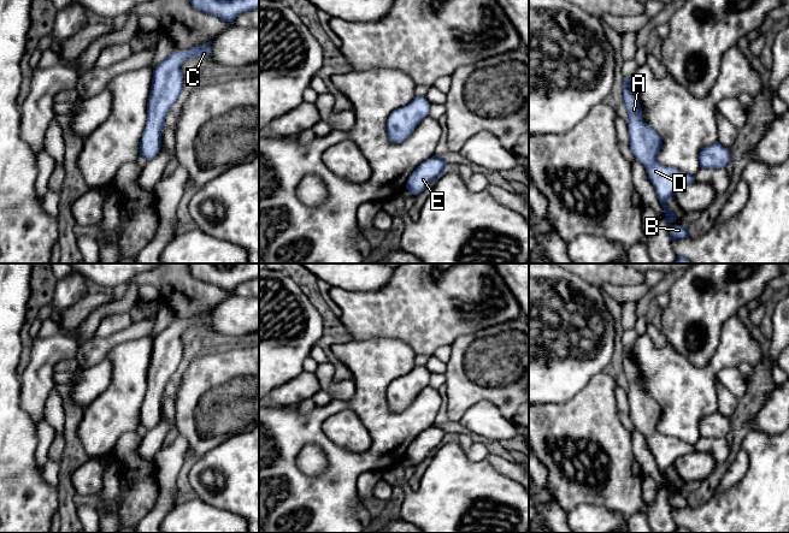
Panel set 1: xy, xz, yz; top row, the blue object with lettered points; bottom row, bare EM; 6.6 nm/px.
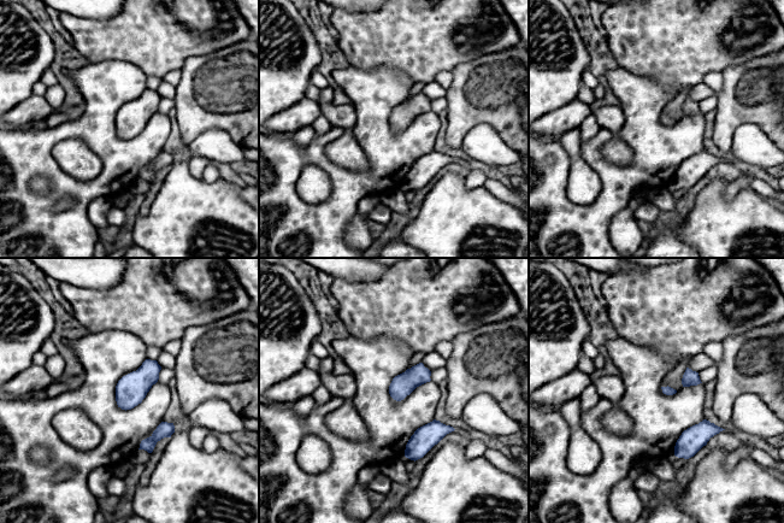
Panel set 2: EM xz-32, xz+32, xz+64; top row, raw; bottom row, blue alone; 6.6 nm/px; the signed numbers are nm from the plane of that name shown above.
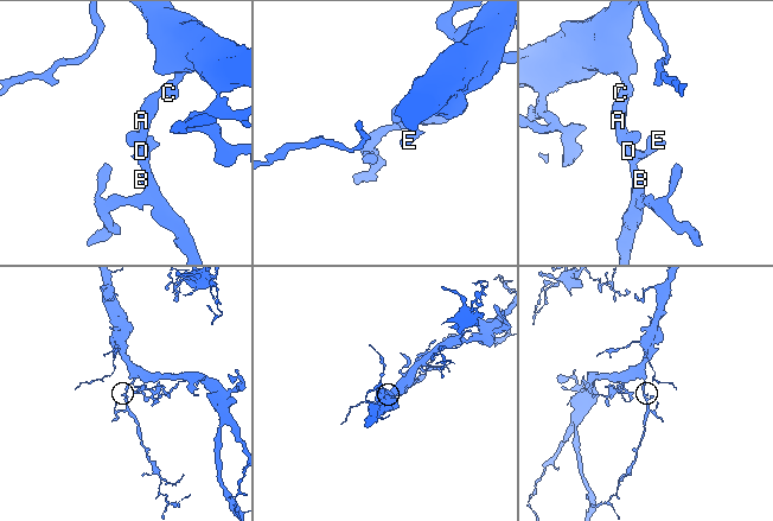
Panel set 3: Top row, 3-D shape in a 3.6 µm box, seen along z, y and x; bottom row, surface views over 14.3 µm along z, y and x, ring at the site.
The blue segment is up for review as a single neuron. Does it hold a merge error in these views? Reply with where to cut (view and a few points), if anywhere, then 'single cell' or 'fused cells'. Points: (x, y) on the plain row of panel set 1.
cut none; single cell

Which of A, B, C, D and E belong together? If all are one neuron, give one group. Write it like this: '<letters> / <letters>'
A B C D E

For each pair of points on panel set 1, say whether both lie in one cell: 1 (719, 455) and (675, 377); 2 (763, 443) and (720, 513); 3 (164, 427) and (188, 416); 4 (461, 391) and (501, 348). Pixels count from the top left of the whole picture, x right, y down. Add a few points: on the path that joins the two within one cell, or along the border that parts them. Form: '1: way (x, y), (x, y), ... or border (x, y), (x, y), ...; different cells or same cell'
1: border (701, 438), (694, 444); different cells
2: way (763, 461), (763, 472), (739, 496); same cell
3: border (177, 395), (175, 425); different cells
4: way (461, 377), (461, 371), (483, 349), (487, 349); same cell

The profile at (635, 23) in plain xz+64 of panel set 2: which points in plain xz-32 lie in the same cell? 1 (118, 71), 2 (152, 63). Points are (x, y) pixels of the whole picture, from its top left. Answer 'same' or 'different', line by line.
1: different
2: same

